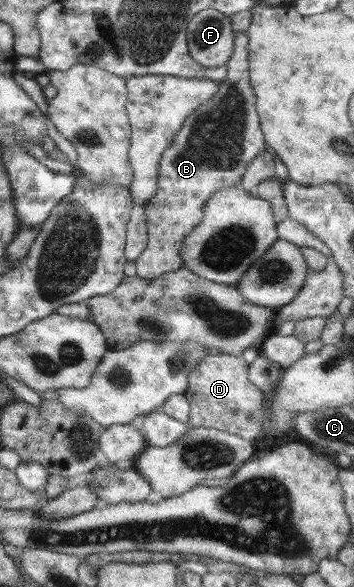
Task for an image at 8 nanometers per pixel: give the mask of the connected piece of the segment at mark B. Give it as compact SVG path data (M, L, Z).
M247 30L234 32L234 51L226 63L227 76L218 83L219 91L215 97L205 101L189 115L181 129L175 134L169 147L162 153L157 171L157 193L145 205L145 223L148 244L141 256L134 262L137 276L153 279L161 274L175 271L183 266L181 245L191 229L201 223L205 213L205 203L217 189L227 189L238 185L247 165L261 151L265 150L264 135L260 127L260 118L255 111L255 93L249 83L249 37Z

